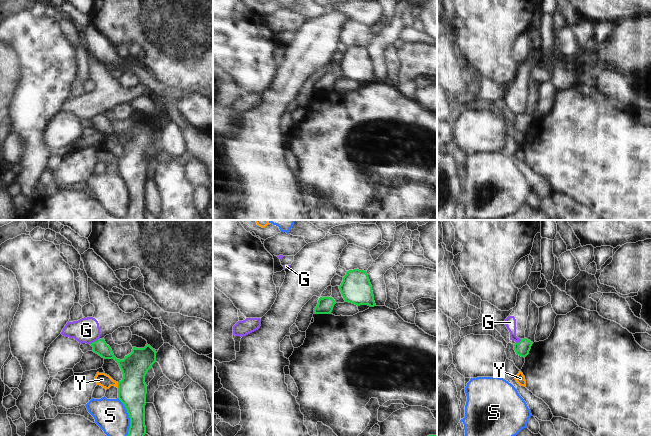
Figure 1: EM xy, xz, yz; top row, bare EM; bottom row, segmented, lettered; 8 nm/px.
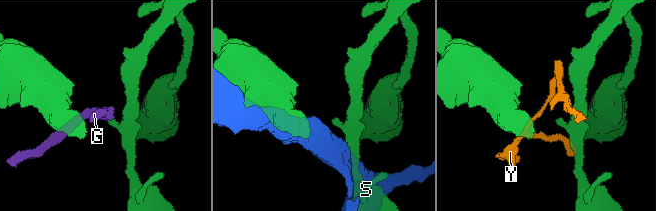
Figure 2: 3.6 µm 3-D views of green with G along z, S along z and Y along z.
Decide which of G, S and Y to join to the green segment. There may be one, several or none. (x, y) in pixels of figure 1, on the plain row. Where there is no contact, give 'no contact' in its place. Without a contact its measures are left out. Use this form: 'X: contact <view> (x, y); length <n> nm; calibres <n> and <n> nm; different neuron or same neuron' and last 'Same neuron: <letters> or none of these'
G: contact xy (95, 117); length 90 nm; calibres 120 and 200 nm; different neuron
S: contact xy (130, 196); length 360 nm; calibres 240 and 260 nm; different neuron
Y: contact xy (118, 161); length 50 nm; calibres 240 and 110 nm; different neuron
Same neuron: none of these

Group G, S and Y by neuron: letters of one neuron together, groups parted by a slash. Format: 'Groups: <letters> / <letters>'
Groups: G / S / Y

